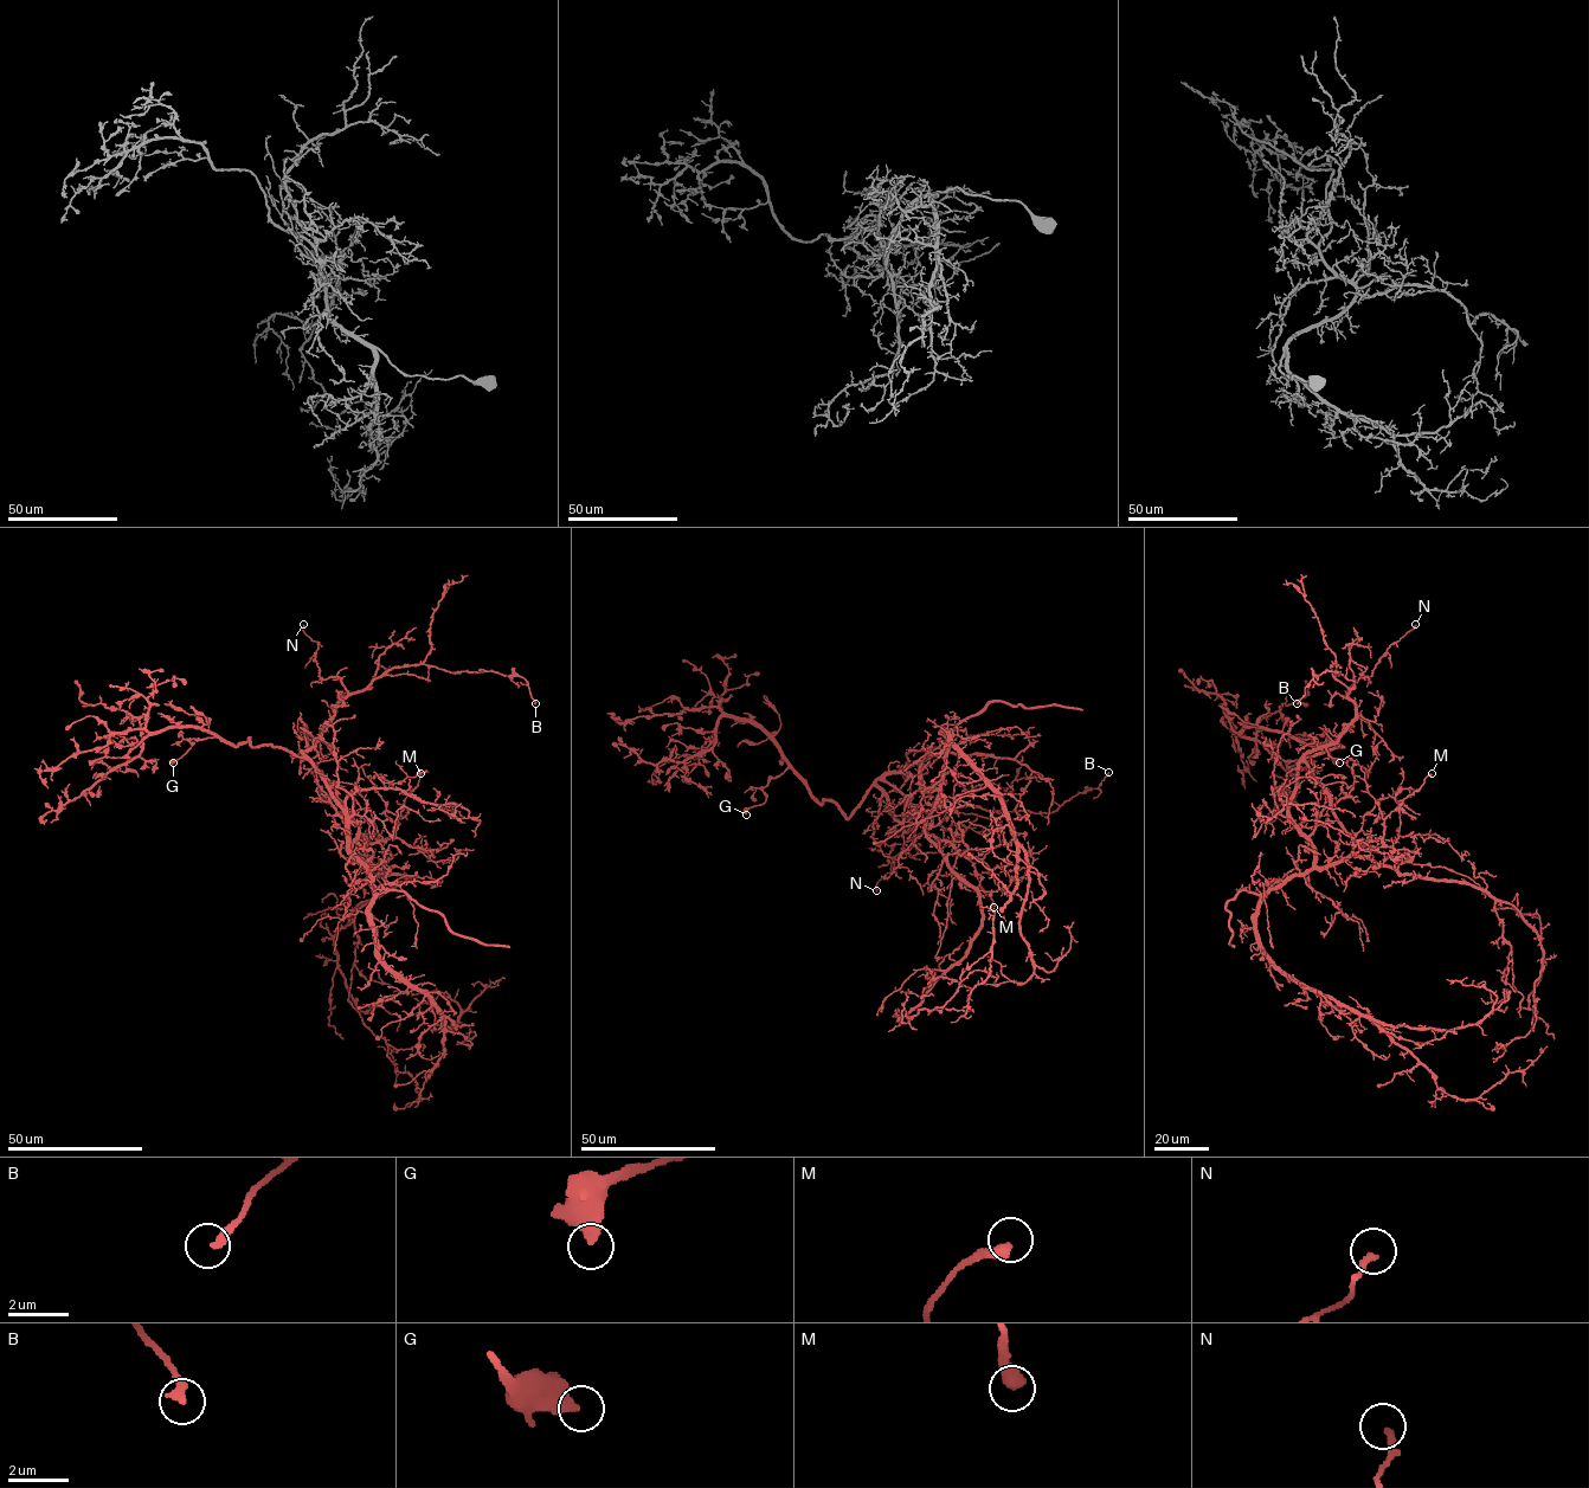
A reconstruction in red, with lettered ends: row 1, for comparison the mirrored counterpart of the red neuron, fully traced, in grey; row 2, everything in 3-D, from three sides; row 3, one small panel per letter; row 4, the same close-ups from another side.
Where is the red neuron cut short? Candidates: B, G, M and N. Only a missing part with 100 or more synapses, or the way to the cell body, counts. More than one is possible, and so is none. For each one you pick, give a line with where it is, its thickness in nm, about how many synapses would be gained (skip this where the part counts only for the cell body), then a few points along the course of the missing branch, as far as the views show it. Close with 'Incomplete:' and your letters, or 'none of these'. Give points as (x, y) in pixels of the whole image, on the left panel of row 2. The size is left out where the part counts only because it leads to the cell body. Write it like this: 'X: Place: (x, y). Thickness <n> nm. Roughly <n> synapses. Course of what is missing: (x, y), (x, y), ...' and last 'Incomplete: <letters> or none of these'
Incomplete: none of these

